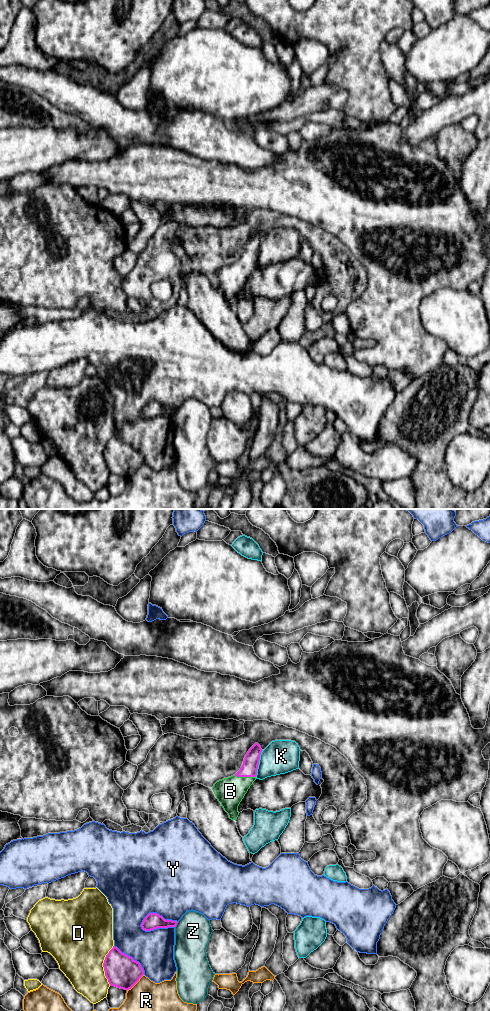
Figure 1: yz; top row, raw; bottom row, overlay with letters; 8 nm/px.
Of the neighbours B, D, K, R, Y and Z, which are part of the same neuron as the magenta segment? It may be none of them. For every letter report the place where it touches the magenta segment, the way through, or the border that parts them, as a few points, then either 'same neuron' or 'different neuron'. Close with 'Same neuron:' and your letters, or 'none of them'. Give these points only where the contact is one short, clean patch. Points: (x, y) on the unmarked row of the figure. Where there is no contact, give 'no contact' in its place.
B: meets magenta in yz at (245, 264); same neuron
D: meets magenta in yz at (103, 453); different neuron
K: meets magenta in yz at (258, 251); different neuron
R: meets magenta in yz at (135, 471); different neuron
Y: meets magenta in yz at (156, 401); different neuron
Z: meets magenta in yz at (176, 412); different neuron
Same neuron: B

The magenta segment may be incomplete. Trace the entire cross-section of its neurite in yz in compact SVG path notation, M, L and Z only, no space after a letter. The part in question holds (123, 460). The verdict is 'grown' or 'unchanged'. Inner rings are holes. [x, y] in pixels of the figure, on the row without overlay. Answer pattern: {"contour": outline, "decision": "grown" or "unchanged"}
{"contour": "M115 434L106 443L103 455L110 474L124 478L131 477L144 463L140 451Z", "decision": "unchanged"}

